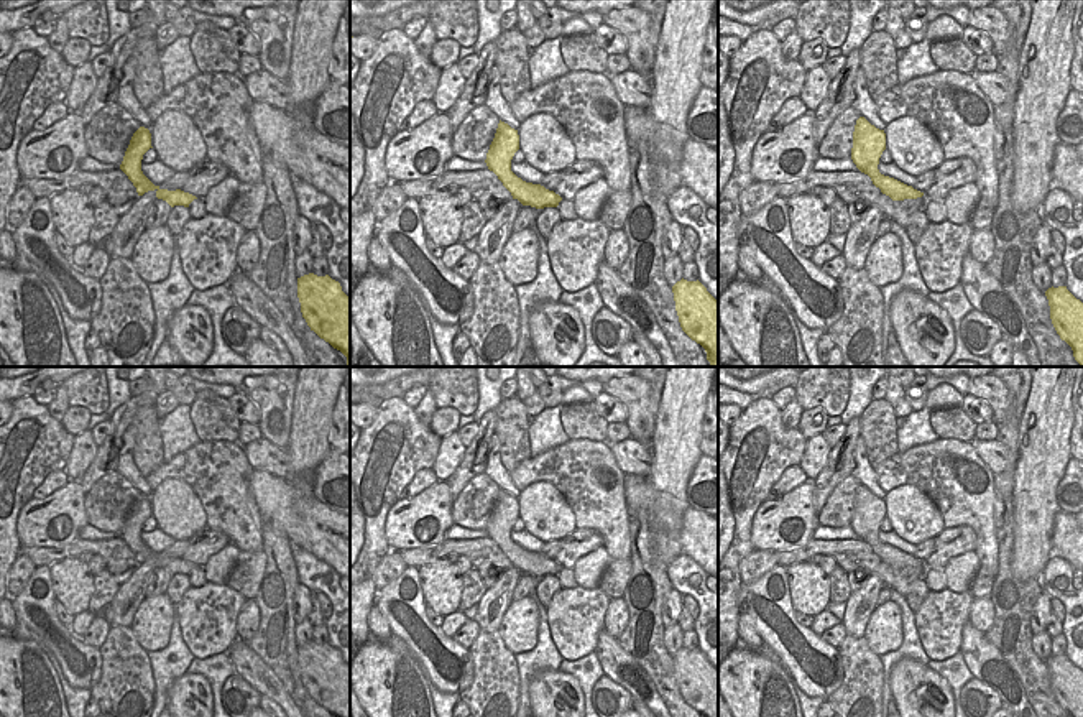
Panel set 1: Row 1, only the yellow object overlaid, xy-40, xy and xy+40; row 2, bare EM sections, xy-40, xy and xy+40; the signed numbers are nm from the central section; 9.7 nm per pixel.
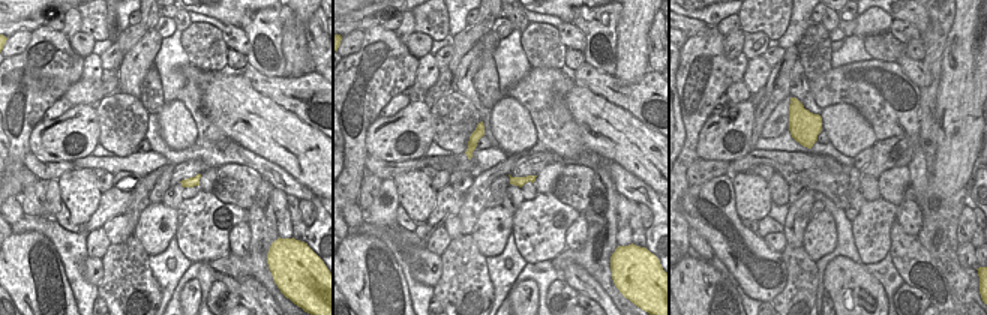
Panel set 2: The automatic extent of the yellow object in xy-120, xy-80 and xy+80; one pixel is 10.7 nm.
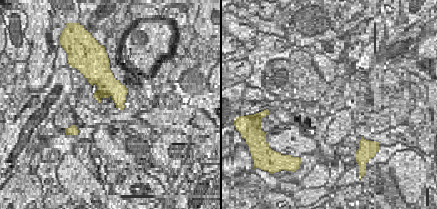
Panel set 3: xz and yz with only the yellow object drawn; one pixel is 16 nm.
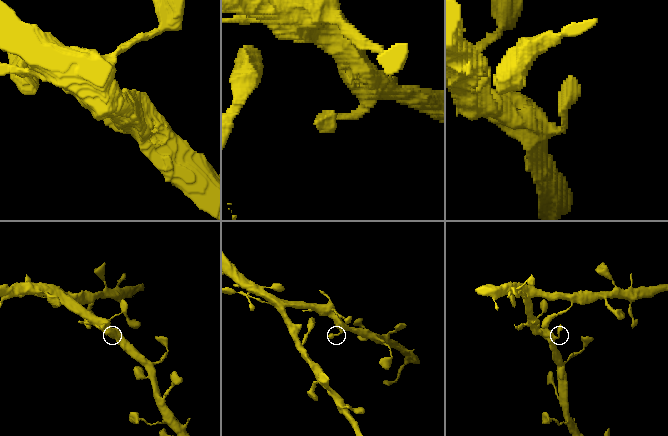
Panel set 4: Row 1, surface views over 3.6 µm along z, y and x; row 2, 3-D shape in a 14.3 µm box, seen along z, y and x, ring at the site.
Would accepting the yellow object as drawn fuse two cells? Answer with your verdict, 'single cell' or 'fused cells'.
single cell

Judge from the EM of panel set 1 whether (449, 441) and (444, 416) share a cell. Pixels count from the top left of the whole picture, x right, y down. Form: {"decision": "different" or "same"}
{"decision": "different"}

